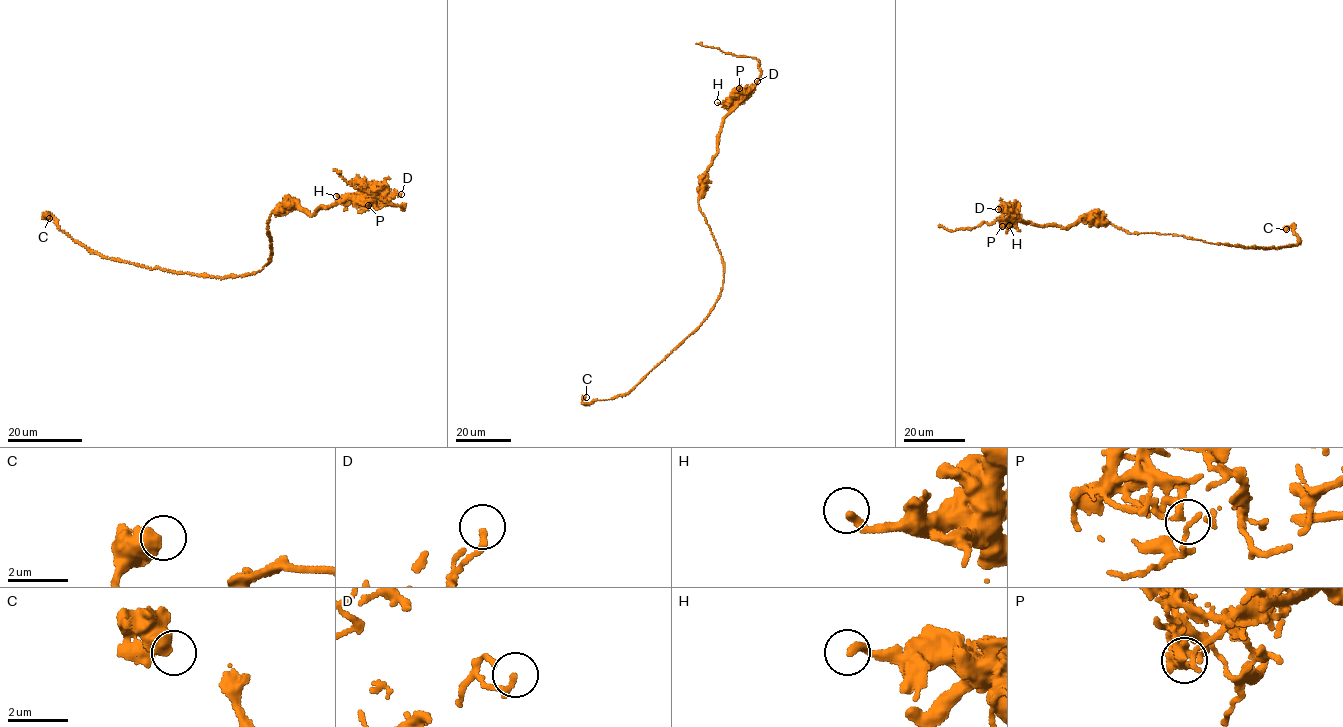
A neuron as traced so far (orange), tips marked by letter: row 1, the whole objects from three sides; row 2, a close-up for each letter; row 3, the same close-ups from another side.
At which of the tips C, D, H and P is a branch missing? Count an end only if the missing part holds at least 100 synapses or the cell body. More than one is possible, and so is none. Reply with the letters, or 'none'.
none

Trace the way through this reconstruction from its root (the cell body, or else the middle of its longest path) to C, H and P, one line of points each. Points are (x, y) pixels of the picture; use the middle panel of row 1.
C: (710, 227), (723, 262), (724, 277), (720, 295), (707, 318), (627, 393), (591, 403), (581, 401), (586, 397)
H: (710, 227), (700, 210), (698, 199), (705, 173), (717, 154), (718, 134), (723, 118), (737, 105), (717, 102)
P: (710, 227), (698, 199), (705, 173), (717, 154), (723, 118), (742, 100), (743, 89), (739, 88)

